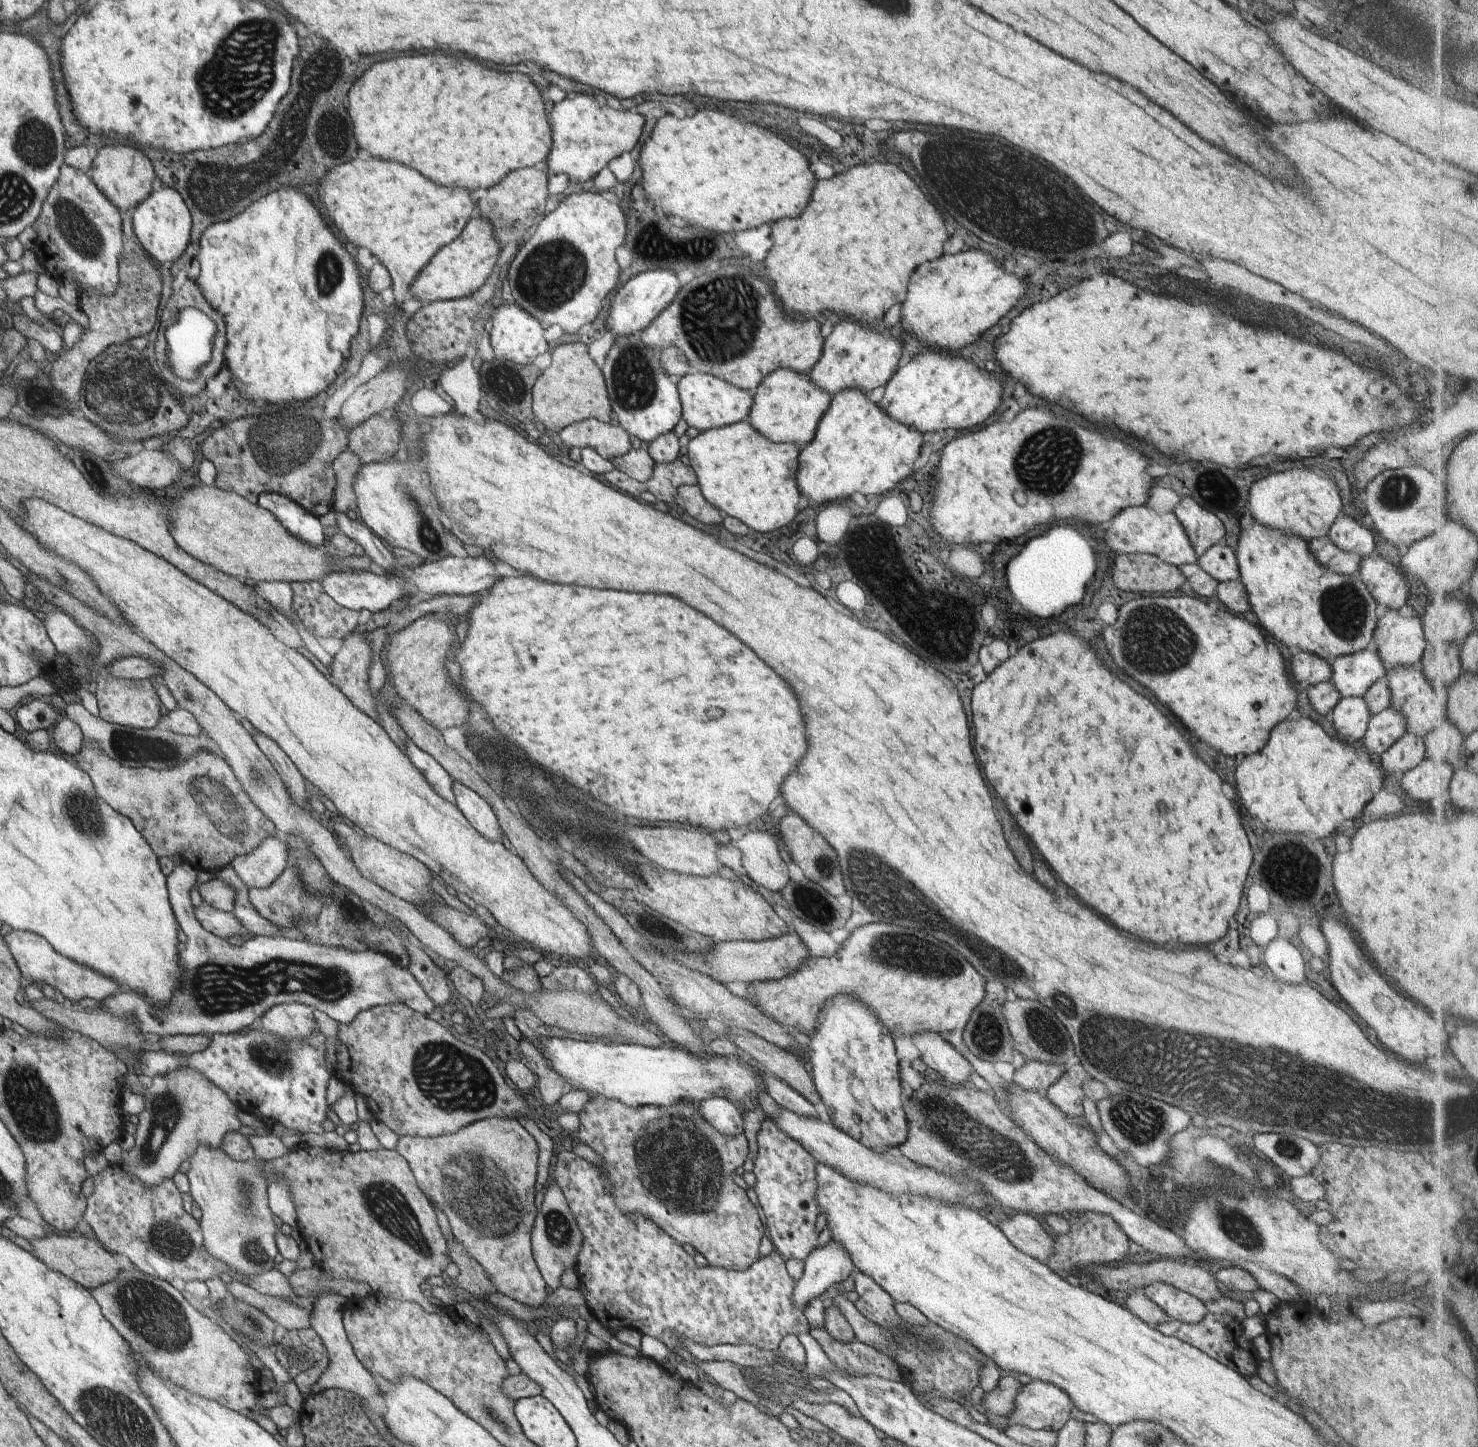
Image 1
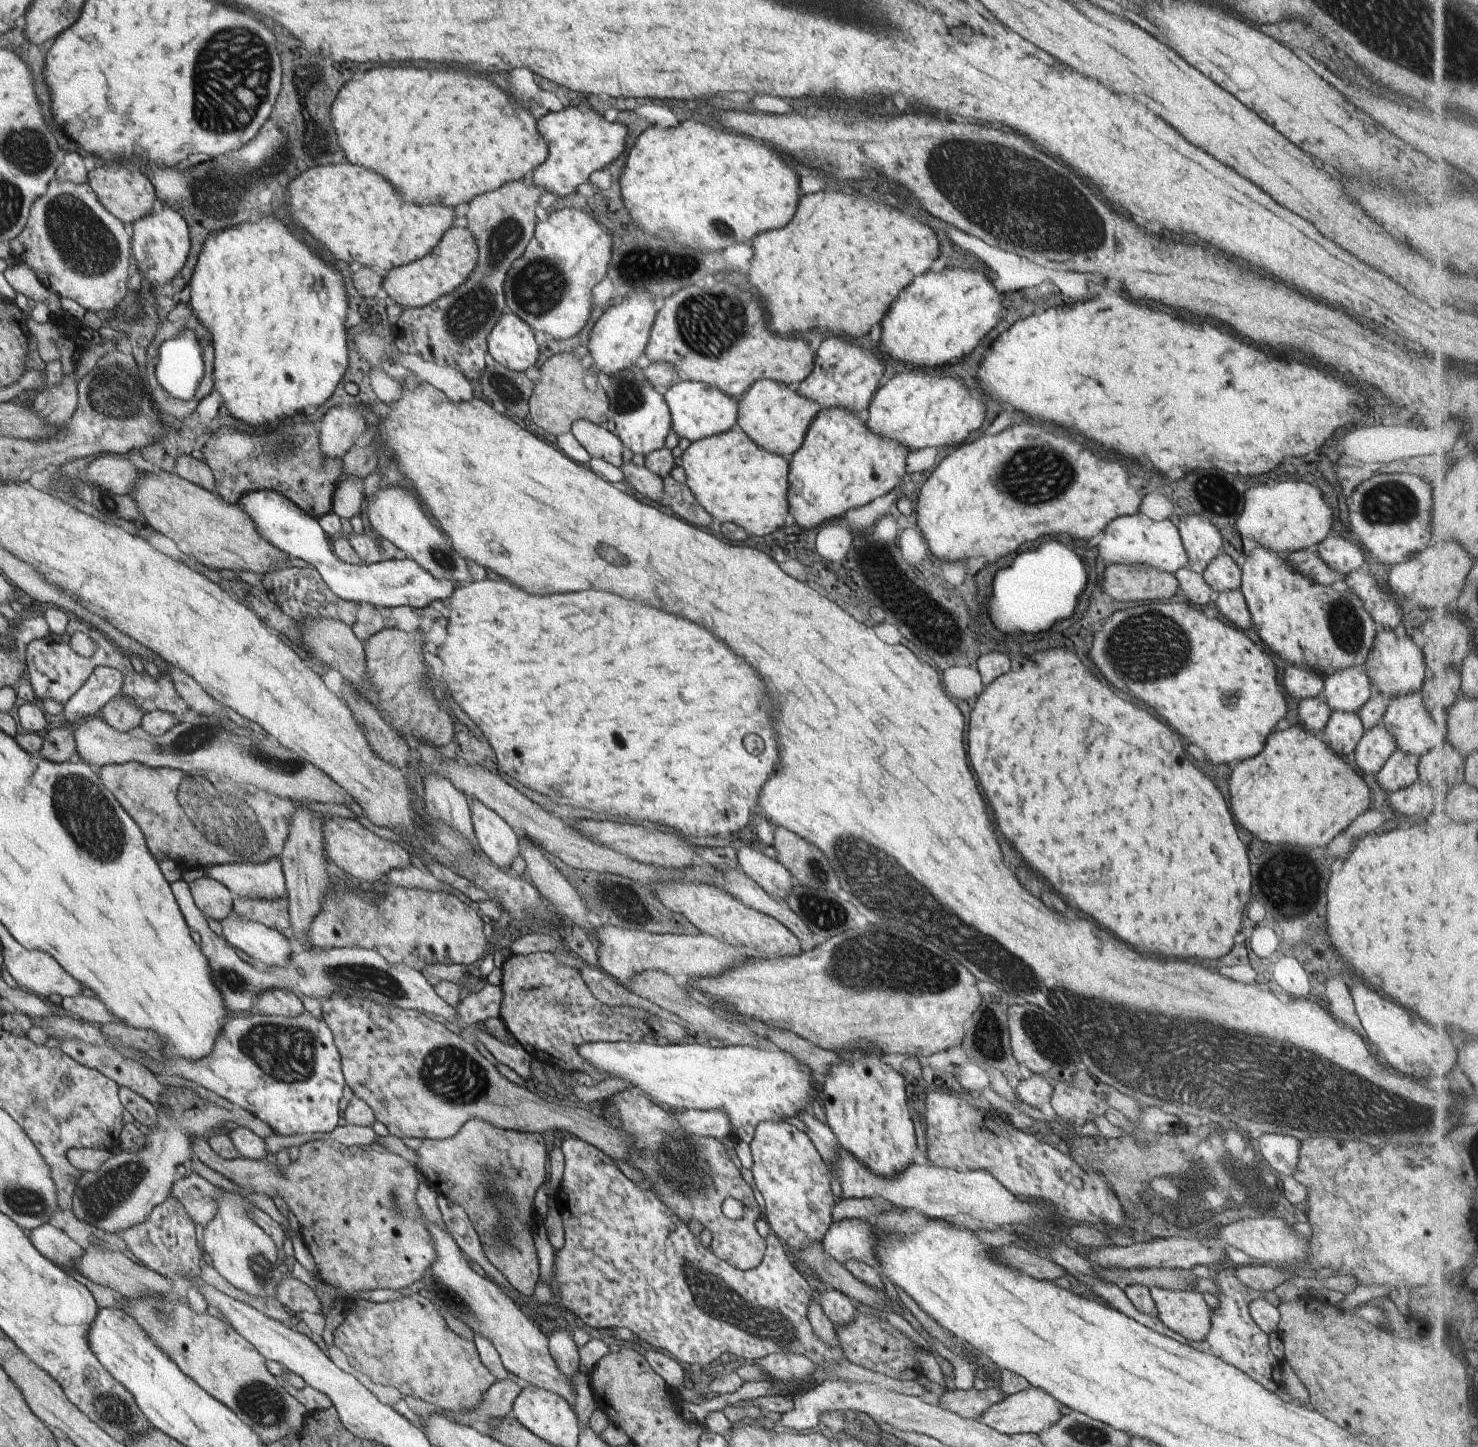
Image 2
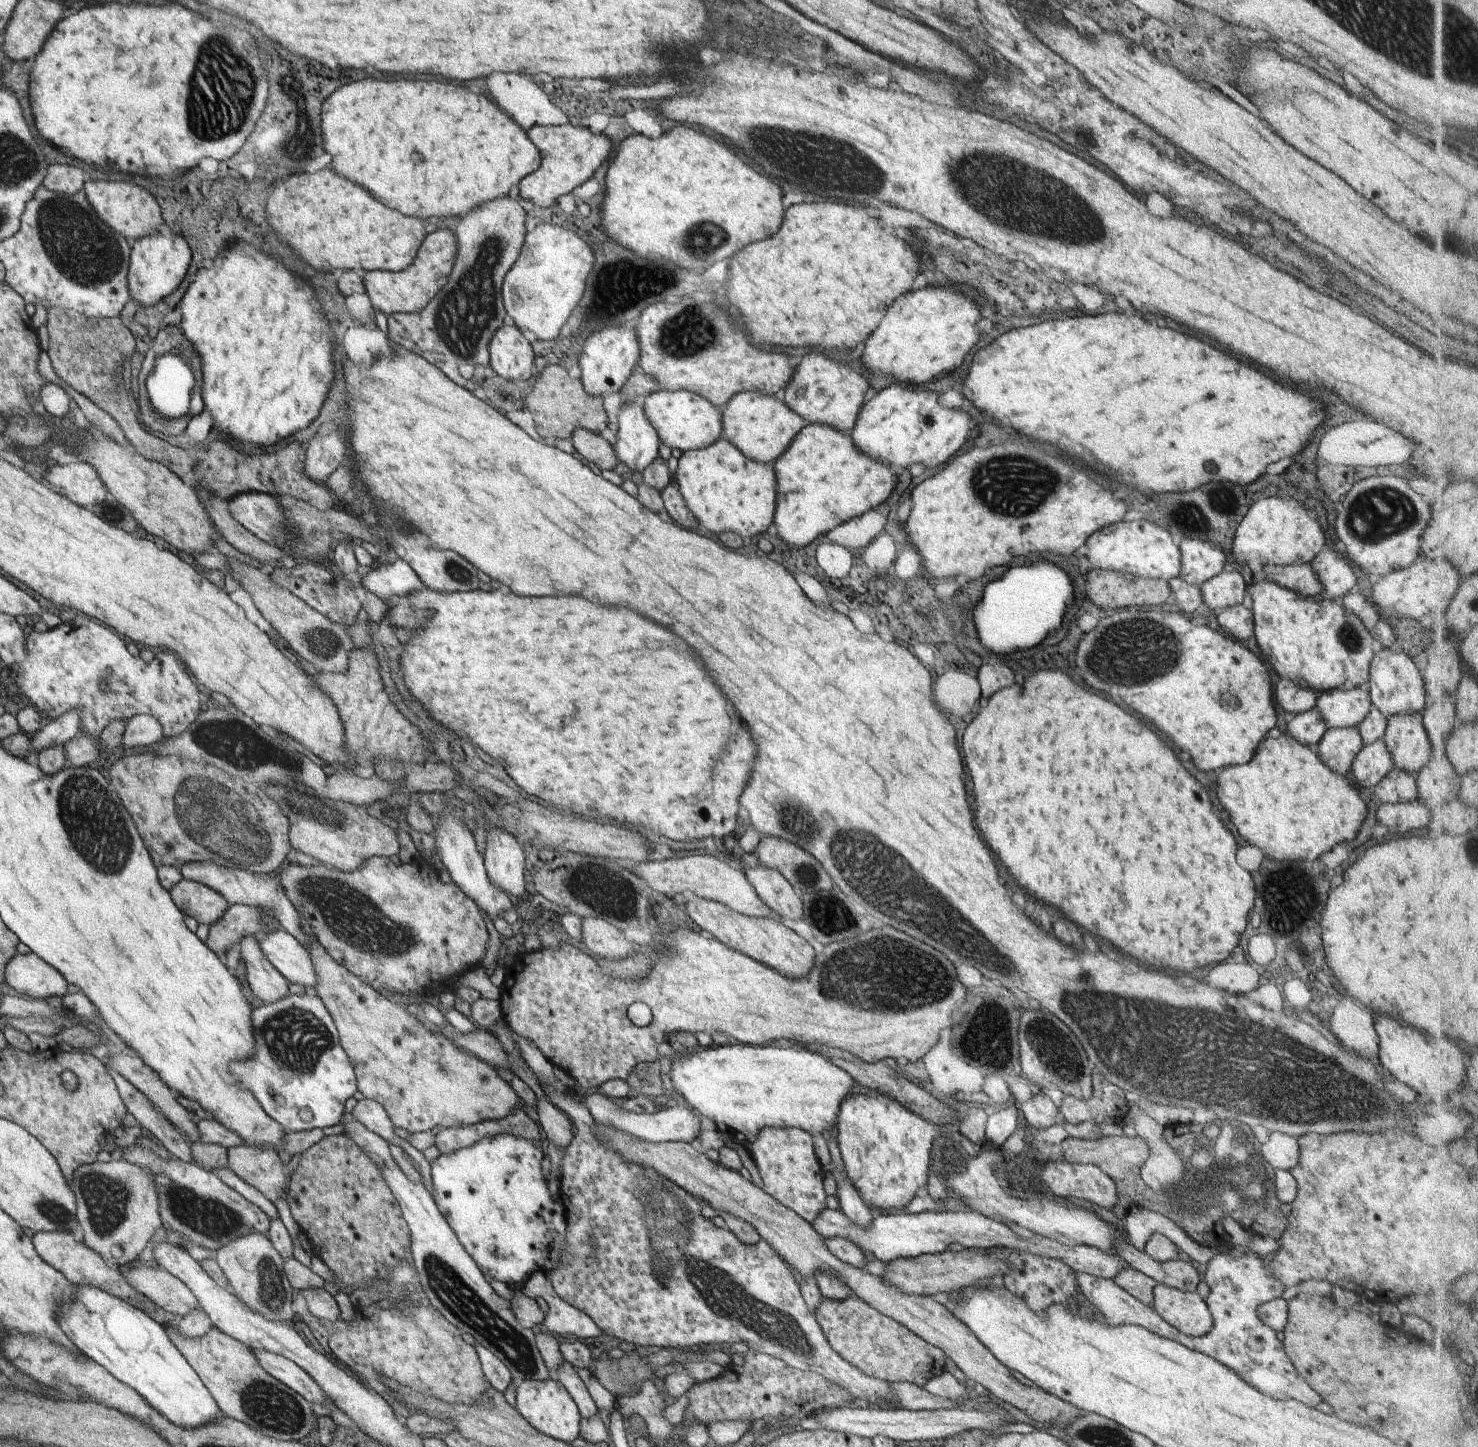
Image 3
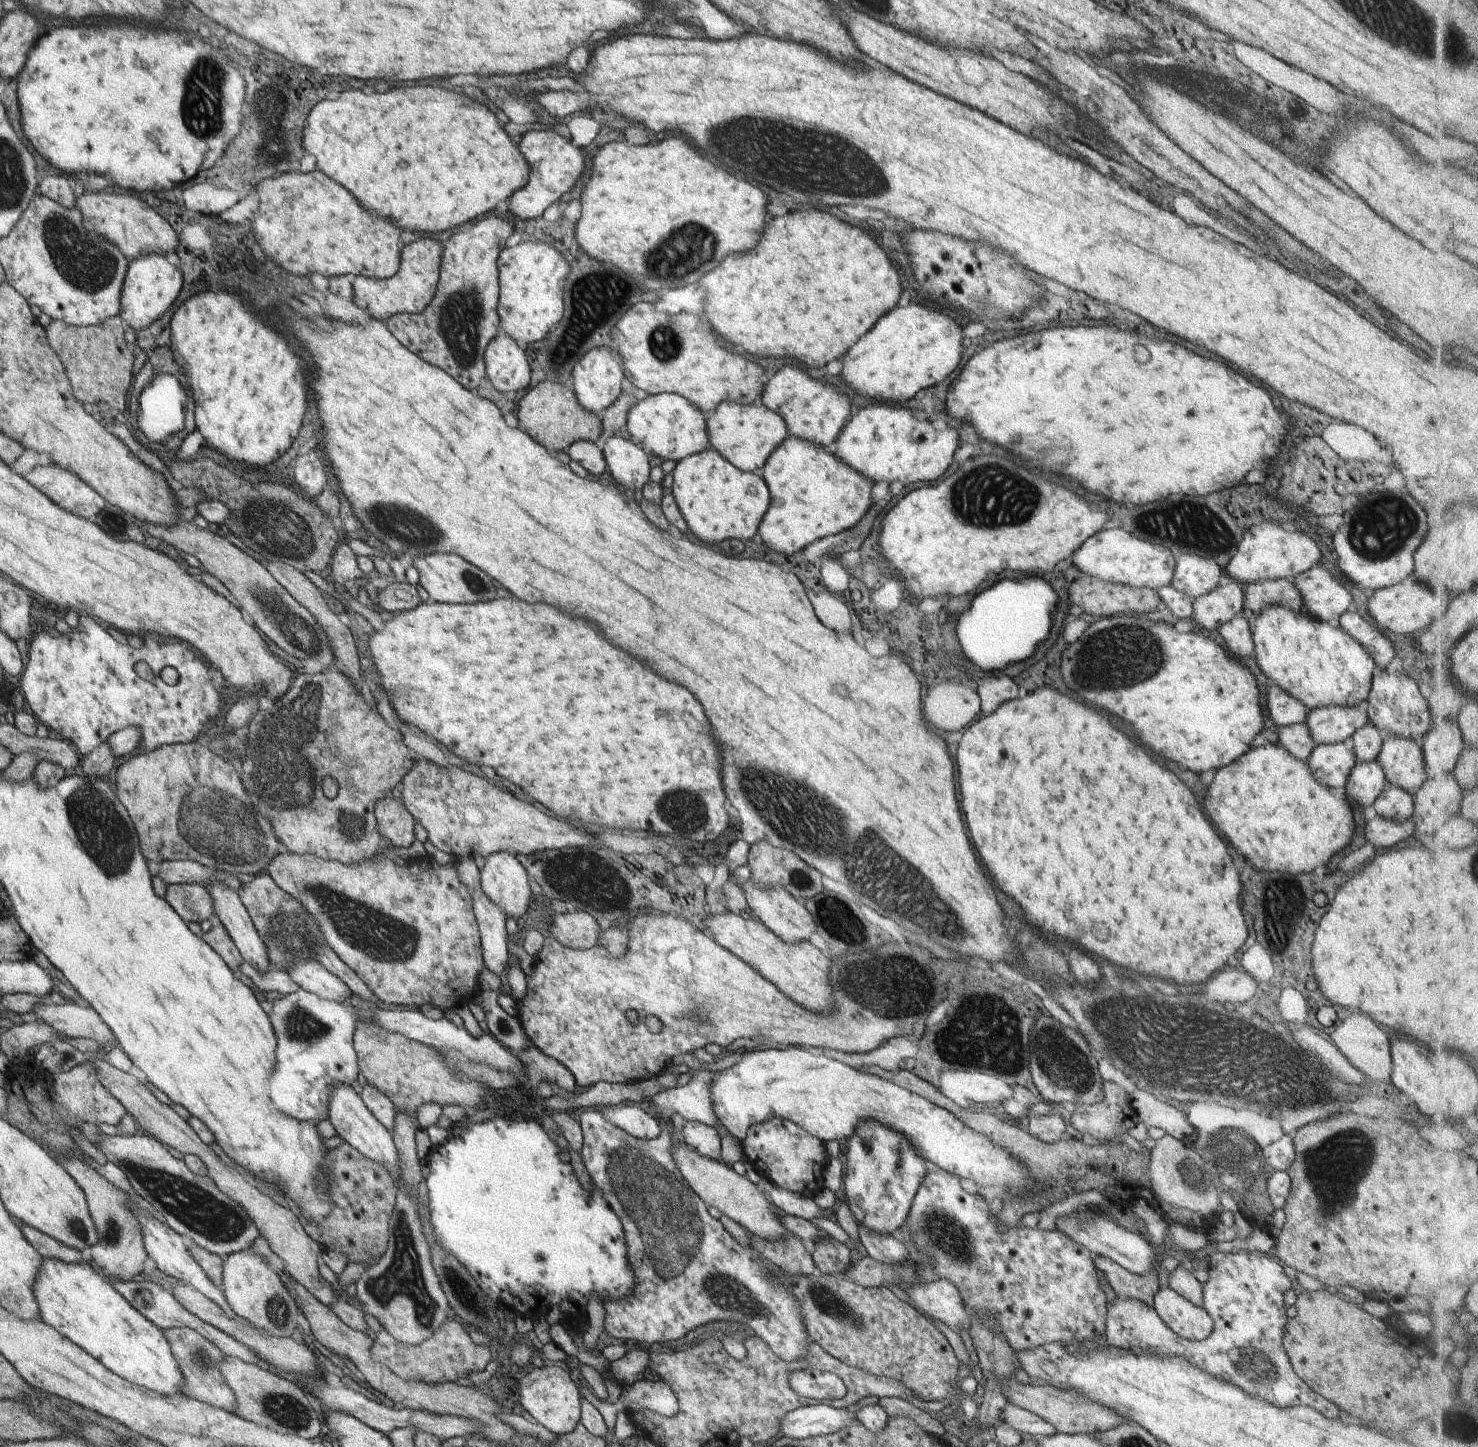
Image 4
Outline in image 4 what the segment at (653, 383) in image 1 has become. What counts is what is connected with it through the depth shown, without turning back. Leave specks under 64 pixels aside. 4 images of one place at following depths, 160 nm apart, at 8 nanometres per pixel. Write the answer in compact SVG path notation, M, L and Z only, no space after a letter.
M610 438L604 444L603 455L608 474L628 490L640 490L650 478L651 456L632 441Z

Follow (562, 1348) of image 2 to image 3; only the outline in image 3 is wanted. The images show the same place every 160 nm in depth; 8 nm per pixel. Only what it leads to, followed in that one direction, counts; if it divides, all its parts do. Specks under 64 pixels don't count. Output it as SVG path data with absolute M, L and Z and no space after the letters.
M563 1360L553 1377L558 1379L558 1382L568 1390L568 1394L571 1394L571 1398L578 1404L584 1418L590 1418L590 1416L598 1414L599 1409L596 1407L592 1396L588 1393L588 1388L586 1388L572 1364Z

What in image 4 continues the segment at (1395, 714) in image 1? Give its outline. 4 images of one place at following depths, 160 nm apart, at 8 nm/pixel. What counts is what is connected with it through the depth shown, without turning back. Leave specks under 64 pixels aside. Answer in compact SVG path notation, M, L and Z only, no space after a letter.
M1377 760L1370 762L1357 762L1350 771L1341 793L1346 800L1352 800L1360 806L1372 806L1374 801L1382 794L1387 778Z

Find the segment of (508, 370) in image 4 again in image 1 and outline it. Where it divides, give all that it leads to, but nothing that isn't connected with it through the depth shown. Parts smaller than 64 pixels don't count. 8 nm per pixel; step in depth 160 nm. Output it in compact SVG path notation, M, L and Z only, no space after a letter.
M502 304L492 312L492 329L490 341L494 349L494 357L508 360L515 364L527 366L533 364L538 356L542 356L546 348L544 330L540 326L540 320L516 304Z

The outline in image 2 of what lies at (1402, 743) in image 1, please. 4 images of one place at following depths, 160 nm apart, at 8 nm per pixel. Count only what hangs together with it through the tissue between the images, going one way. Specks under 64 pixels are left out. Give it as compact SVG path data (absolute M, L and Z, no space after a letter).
M1396 750L1382 770L1375 775L1380 788L1390 794L1400 788L1408 788L1419 780L1418 775L1419 757L1402 750Z

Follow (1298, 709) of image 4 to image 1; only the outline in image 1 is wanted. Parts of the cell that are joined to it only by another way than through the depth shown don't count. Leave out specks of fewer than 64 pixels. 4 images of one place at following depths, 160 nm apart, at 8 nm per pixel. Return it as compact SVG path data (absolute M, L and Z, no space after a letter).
M1298 649L1293 650L1290 672L1296 678L1296 682L1314 685L1331 680L1332 666L1328 660Z

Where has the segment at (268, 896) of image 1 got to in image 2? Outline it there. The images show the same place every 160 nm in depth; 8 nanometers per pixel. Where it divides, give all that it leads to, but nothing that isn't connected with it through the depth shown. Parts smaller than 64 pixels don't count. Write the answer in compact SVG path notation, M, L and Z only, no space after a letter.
M234 897L233 913L252 923L261 923L278 931L291 927L290 907L287 898L259 900Z

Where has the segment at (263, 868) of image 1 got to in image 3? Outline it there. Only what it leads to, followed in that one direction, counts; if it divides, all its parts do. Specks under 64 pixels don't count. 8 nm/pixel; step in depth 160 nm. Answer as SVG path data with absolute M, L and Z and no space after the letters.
M193 861L182 866L179 870L185 880L200 882L205 886L211 887L212 890L222 894L231 905L244 904L259 907L260 909L270 908L272 914L279 920L281 927L298 939L304 947L308 947L310 936L306 934L306 930L302 926L299 912L296 911L292 900L288 898L288 892L284 890L284 886L268 874L252 873L240 867L228 868L210 861Z

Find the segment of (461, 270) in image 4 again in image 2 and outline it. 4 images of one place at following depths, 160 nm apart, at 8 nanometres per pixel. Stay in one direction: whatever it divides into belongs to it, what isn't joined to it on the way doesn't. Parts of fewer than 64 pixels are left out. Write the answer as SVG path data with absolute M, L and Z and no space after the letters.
M512 180L500 189L482 193L468 203L468 212L463 220L476 238L476 246L480 248L480 262L472 276L450 294L446 294L429 306L403 308L402 314L394 327L390 327L394 344L402 353L414 355L425 362L436 362L440 366L452 366L460 370L468 380L481 378L484 373L484 354L486 354L486 340L490 330L495 329L496 322L506 312L511 312L507 306L506 282L510 275L512 264L519 261L532 241L534 226L536 226L536 202L542 194L542 188L534 184L534 180Z

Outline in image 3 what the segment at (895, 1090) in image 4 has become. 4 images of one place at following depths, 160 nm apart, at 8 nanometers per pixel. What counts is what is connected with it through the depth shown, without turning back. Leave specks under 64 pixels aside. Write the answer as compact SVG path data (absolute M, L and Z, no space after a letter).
M713 1044L707 1050L678 1055L671 1062L668 1076L674 1093L682 1096L690 1108L712 1120L718 1131L726 1132L734 1142L743 1146L754 1142L760 1130L766 1127L796 1127L809 1133L826 1135L826 1132L837 1124L842 1101L849 1095L863 1091L850 1074L830 1060L826 1051L795 1050L787 1044Z

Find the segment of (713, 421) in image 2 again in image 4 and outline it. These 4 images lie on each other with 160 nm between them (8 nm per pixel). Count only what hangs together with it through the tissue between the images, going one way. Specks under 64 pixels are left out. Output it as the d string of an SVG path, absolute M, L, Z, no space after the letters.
M660 393L657 395L648 395L638 404L635 404L628 413L625 430L630 433L630 441L642 450L650 454L651 458L657 460L672 460L680 462L683 458L698 454L703 450L710 448L706 430L706 416L702 414L691 402L676 393Z

